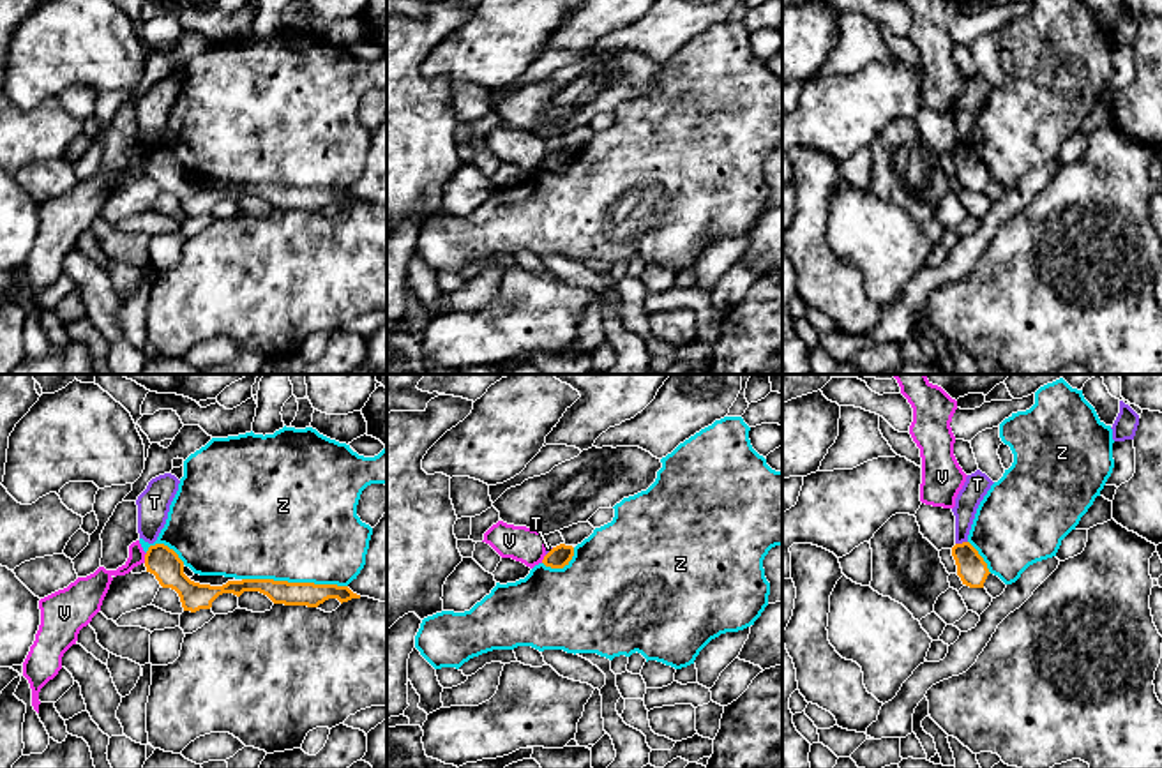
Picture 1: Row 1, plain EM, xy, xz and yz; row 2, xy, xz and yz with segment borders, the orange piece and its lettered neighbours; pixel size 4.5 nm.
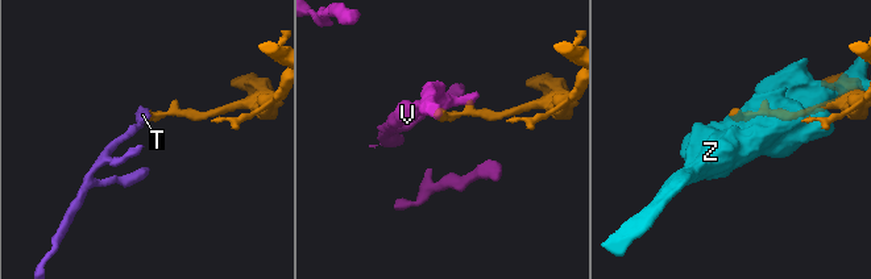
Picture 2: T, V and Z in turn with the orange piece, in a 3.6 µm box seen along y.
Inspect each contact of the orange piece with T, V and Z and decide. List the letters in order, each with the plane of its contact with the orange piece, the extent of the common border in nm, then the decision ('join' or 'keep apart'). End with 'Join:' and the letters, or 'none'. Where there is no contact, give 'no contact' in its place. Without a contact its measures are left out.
T: contact in yz; length 60 nm; keep apart
V: contact in xy; length 50 nm; keep apart
Z: contact in xy; length 480 nm; keep apart
Join: none

